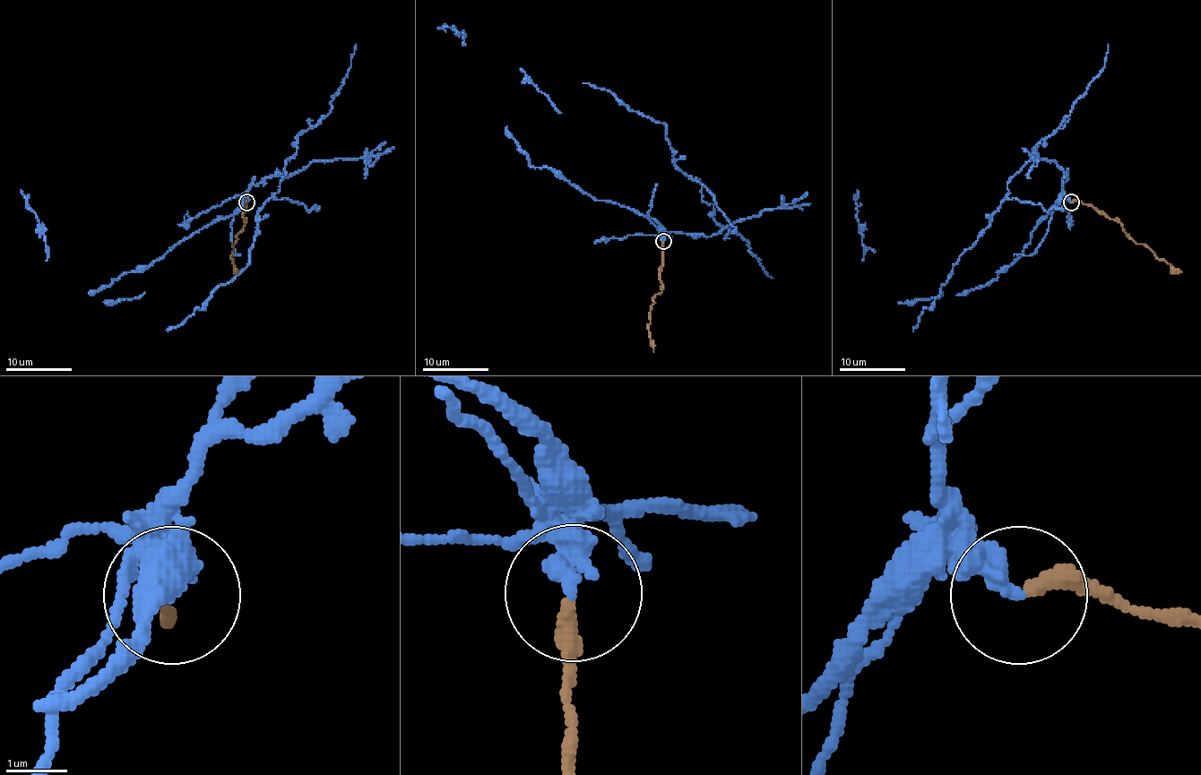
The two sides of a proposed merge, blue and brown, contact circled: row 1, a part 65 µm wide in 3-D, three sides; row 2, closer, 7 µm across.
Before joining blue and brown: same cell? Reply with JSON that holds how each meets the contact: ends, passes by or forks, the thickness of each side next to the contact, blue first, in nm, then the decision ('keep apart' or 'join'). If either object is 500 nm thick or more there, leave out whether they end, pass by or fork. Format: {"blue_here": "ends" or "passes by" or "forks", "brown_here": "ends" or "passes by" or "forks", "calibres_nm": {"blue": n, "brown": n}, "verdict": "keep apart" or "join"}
{"blue_here": "ends", "brown_here": "ends", "calibres_nm": {"blue": 360, "brown": 320}, "verdict": "keep apart"}

